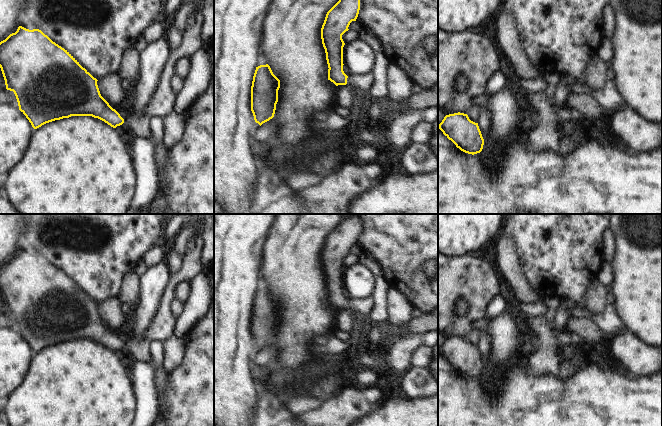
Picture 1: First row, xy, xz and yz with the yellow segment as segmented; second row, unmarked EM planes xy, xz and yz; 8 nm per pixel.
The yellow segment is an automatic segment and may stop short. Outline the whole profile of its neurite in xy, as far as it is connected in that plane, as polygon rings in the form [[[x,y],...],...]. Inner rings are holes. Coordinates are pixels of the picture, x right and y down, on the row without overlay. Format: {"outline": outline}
{"outline": [[[19,250],[15,257],[0,266],[0,292],[6,313],[14,316],[19,334],[34,353],[71,340],[92,340],[113,352],[124,347],[120,338],[101,320],[98,304],[39,253]]]}

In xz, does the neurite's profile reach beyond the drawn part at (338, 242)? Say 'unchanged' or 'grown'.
grown

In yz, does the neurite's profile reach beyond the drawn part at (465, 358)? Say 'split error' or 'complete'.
complete

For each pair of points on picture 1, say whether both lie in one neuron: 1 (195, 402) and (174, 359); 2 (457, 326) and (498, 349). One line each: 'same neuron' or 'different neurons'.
1: different neurons
2: different neurons

